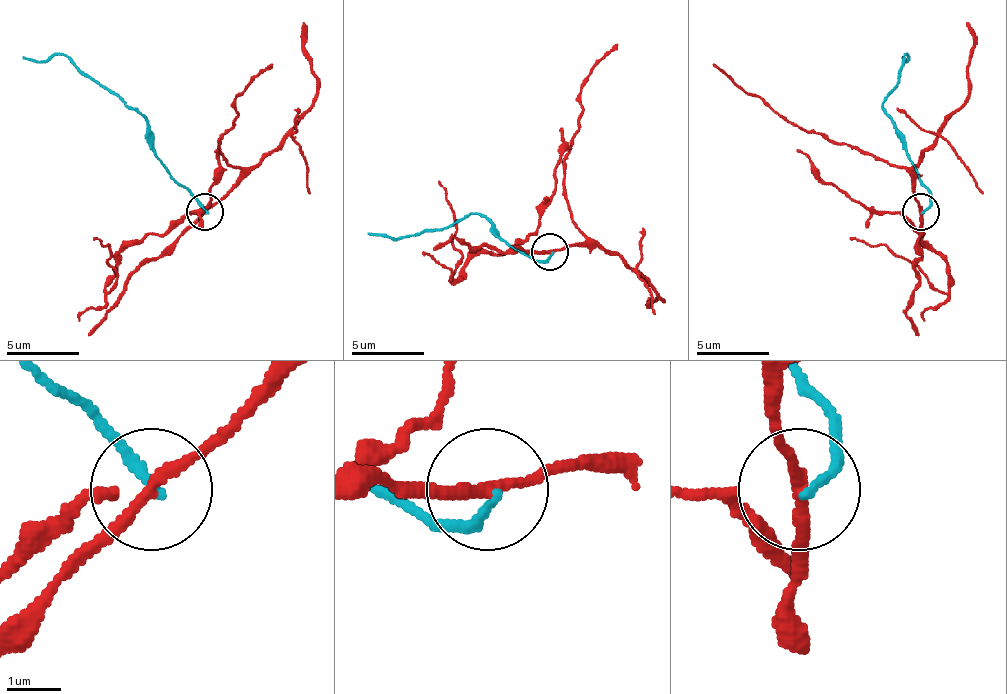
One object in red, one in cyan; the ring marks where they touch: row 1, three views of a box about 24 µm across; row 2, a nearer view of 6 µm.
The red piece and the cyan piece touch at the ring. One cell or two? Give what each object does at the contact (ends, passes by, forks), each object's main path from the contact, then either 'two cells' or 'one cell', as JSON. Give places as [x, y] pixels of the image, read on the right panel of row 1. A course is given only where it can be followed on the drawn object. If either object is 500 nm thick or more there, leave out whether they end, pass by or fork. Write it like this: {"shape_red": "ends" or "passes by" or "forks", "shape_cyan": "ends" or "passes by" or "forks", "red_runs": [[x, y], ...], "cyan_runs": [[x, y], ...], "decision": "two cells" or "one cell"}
{"shape_red": "passes by", "shape_cyan": "ends", "red_runs": [[921, 210], [910, 174], [885, 159], [827, 141], [794, 127], [761, 97], [746, 94], [714, 65]], "cyan_runs": [[921, 210], [929, 189], [907, 156], [896, 123], [881, 108], [907, 54], [903, 61], [903, 57]], "decision": "two cells"}

